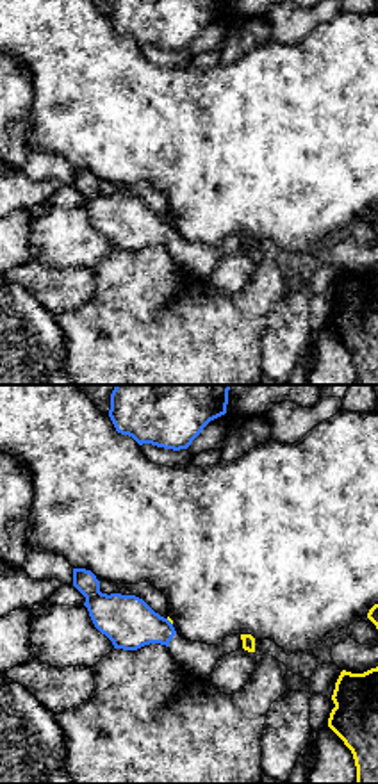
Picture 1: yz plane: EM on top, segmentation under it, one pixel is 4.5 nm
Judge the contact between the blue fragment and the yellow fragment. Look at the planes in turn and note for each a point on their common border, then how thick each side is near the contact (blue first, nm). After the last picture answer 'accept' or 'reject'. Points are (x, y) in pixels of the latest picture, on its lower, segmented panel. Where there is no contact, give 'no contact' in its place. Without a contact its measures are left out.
(170, 622) | 240/20 nm

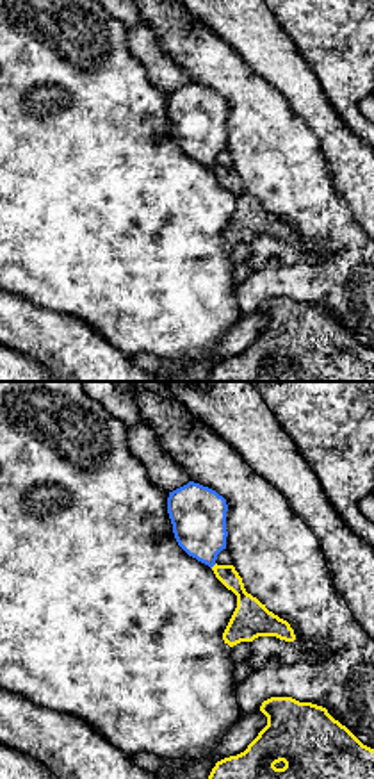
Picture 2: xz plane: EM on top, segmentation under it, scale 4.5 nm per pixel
(212, 565) | 260/110 nm

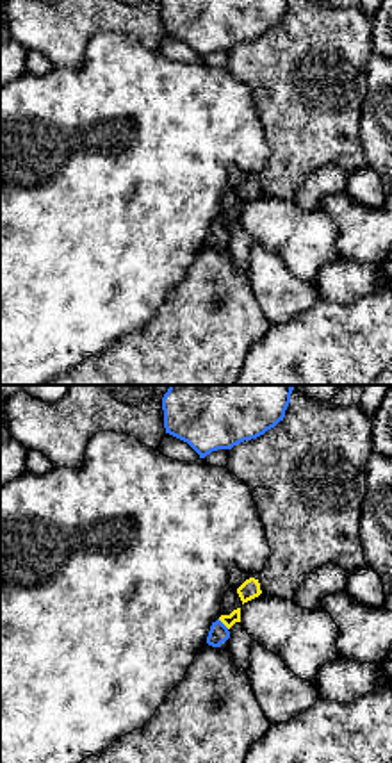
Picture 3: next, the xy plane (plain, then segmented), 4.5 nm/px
(221, 623) | 90/60 nm

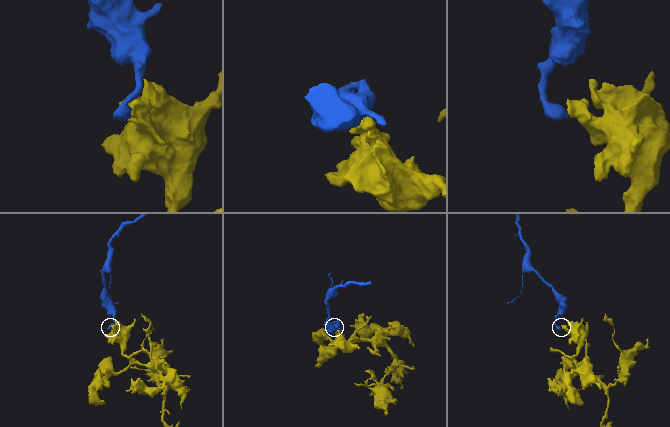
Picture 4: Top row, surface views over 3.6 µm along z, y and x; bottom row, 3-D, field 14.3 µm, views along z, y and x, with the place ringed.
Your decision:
reject

